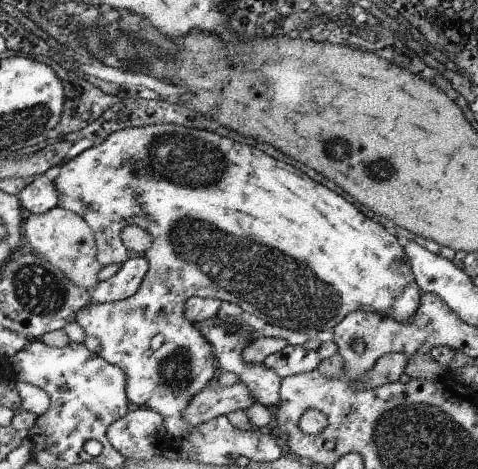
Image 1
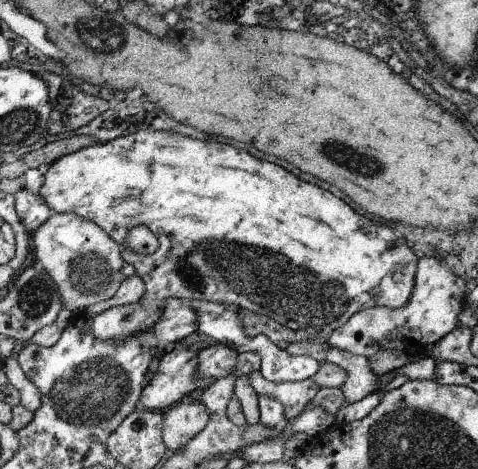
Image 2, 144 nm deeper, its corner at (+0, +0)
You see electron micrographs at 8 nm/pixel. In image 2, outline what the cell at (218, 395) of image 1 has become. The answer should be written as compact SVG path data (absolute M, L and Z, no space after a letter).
M181 400L173 404L169 410L163 414L163 444L169 452L179 452L183 450L209 422L209 410L199 402L193 400Z

